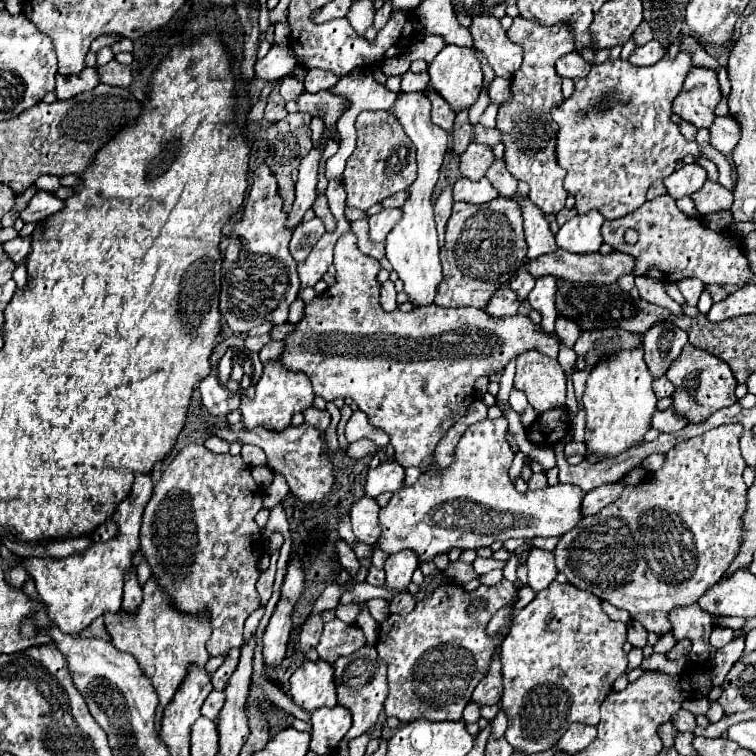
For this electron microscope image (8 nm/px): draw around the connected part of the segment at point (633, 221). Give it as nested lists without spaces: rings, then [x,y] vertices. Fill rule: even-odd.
[[[660,195],[652,201],[646,201],[640,209],[628,213],[624,219],[606,221],[602,225],[604,243],[610,243],[616,251],[636,257],[636,275],[646,275],[662,283],[676,283],[686,277],[696,277],[702,283],[714,285],[732,285],[742,287],[754,279],[754,273],[748,265],[742,237],[730,229],[714,231],[702,217],[688,217],[676,207],[676,201],[670,195]],[[626,229],[638,229],[638,243],[628,245],[624,241]]]

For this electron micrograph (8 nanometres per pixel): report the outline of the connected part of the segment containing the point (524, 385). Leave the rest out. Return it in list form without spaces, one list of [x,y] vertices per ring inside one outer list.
[[[526,351],[516,359],[516,377],[514,387],[524,391],[528,403],[536,409],[538,415],[550,409],[562,409],[566,403],[566,375],[558,363],[558,359],[550,359],[538,351]]]

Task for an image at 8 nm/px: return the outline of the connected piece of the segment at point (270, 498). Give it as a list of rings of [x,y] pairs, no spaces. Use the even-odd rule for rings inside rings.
[[[276,473],[272,485],[266,489],[266,495],[264,495],[264,507],[266,507],[266,509],[272,509],[272,507],[278,505],[286,495],[288,495],[286,479],[284,479],[284,475]]]

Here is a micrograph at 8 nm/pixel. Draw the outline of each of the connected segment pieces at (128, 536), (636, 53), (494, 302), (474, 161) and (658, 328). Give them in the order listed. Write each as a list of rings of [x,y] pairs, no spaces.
[[[136,475],[130,495],[118,505],[116,525],[118,535],[106,543],[94,543],[82,555],[70,555],[66,559],[40,559],[28,557],[22,565],[32,575],[36,591],[44,603],[44,609],[54,625],[60,627],[64,633],[78,635],[84,631],[96,617],[104,613],[116,613],[122,605],[122,583],[124,575],[132,569],[132,557],[140,549],[138,531],[142,511],[152,495],[152,477],[150,475]]]
[[[652,39],[652,41],[648,41],[646,45],[636,47],[636,49],[632,51],[632,55],[630,55],[628,61],[630,61],[632,65],[652,65],[652,63],[660,61],[664,55],[666,55],[664,45],[662,45],[658,39]]]
[[[508,285],[500,287],[494,297],[490,299],[486,313],[494,315],[494,317],[502,317],[502,315],[516,315],[520,307],[520,301],[516,301],[516,291],[512,291]]]
[[[470,143],[468,149],[460,155],[460,173],[472,181],[480,181],[486,175],[492,159],[492,147]]]
[[[672,321],[654,323],[644,333],[644,361],[652,377],[662,377],[680,349],[688,343],[688,335],[680,331]]]

